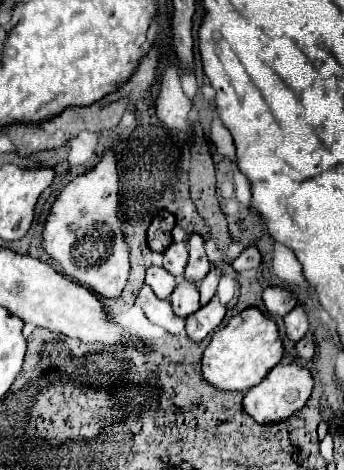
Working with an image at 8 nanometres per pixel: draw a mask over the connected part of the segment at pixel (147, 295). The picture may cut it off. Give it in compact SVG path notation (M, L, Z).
M148 284L142 286L138 298L136 298L136 304L142 306L144 314L148 316L150 322L162 326L164 330L168 330L170 334L180 334L184 330L184 318L176 316L172 312L172 306L168 300L160 300L152 288L148 288Z

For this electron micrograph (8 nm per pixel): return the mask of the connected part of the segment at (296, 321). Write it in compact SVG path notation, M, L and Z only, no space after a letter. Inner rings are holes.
M296 306L296 310L292 310L286 318L284 318L284 326L286 326L286 336L292 342L298 342L304 338L304 334L308 332L308 320L304 314L302 306Z

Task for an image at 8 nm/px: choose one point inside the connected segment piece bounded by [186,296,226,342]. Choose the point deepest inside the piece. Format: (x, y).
(206, 319)

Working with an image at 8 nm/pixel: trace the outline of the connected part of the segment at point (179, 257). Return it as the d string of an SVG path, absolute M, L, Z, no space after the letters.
M172 242L164 252L164 262L162 266L168 268L168 272L176 278L180 278L184 274L184 266L188 262L188 248L184 242Z

